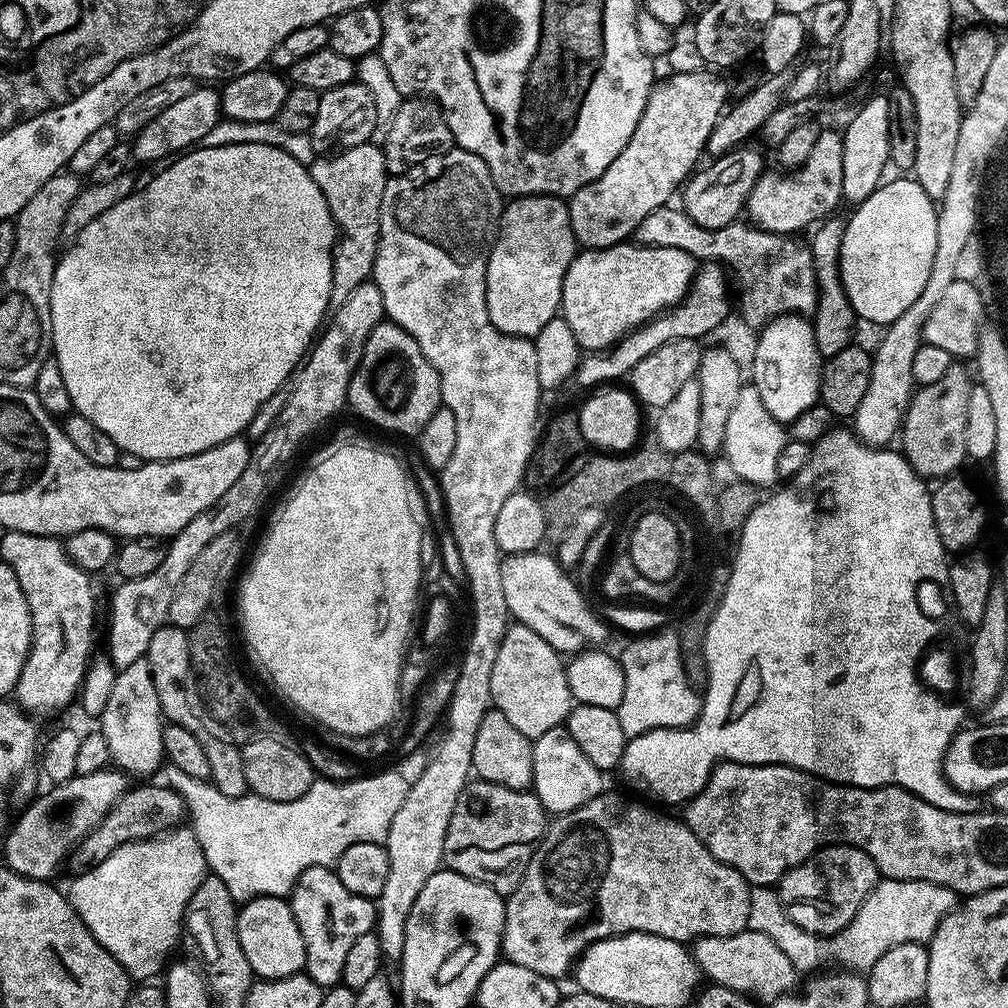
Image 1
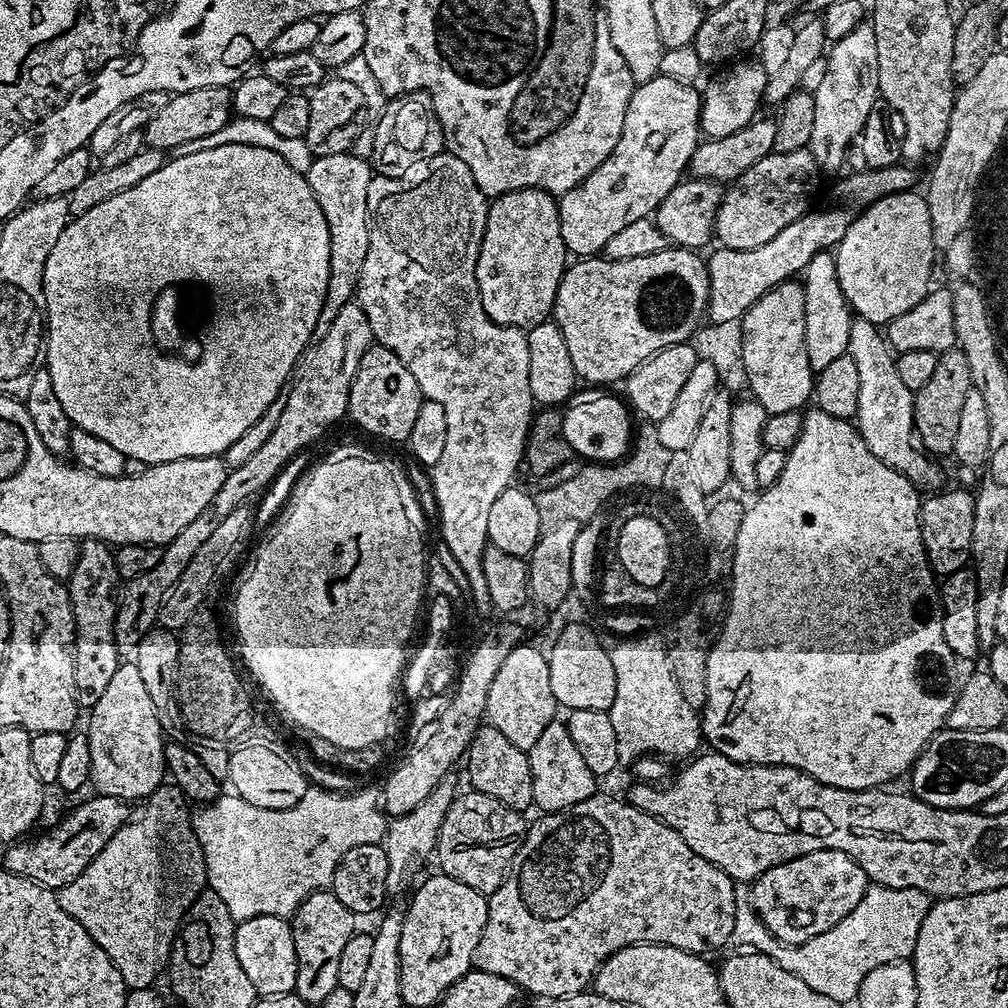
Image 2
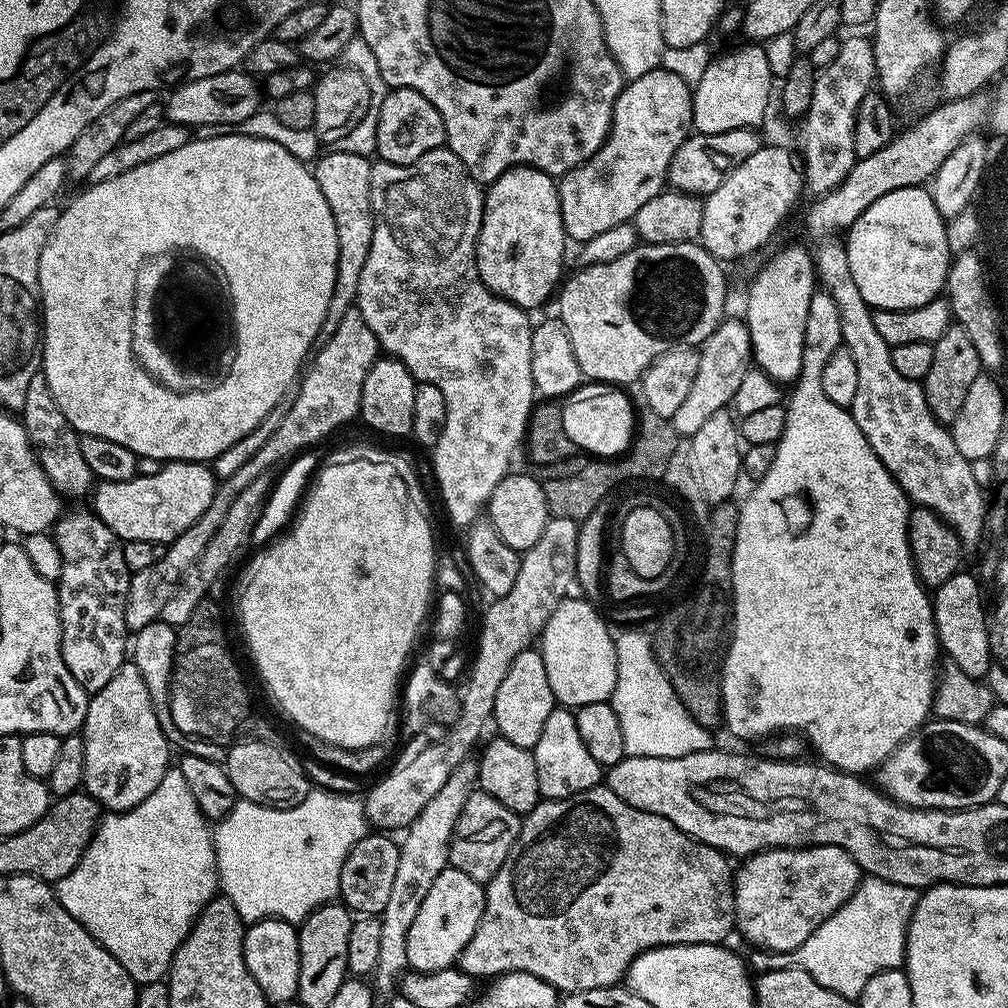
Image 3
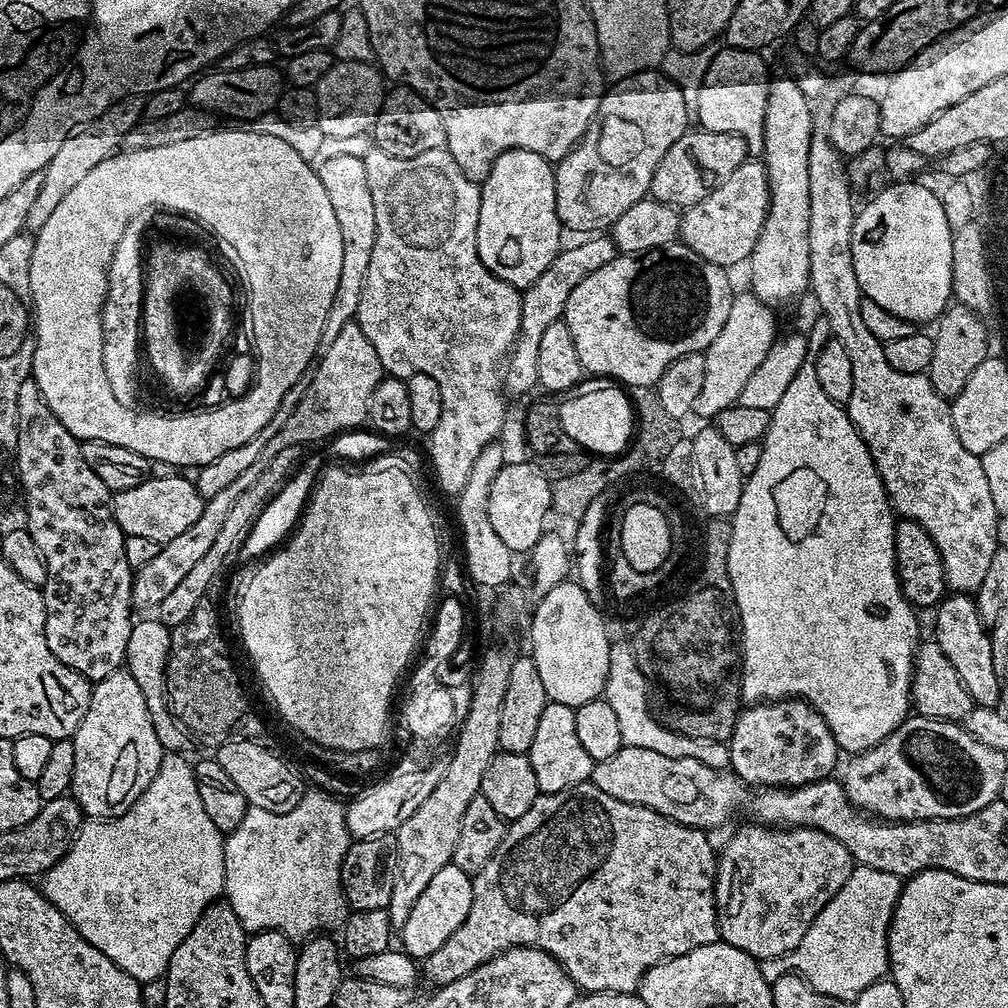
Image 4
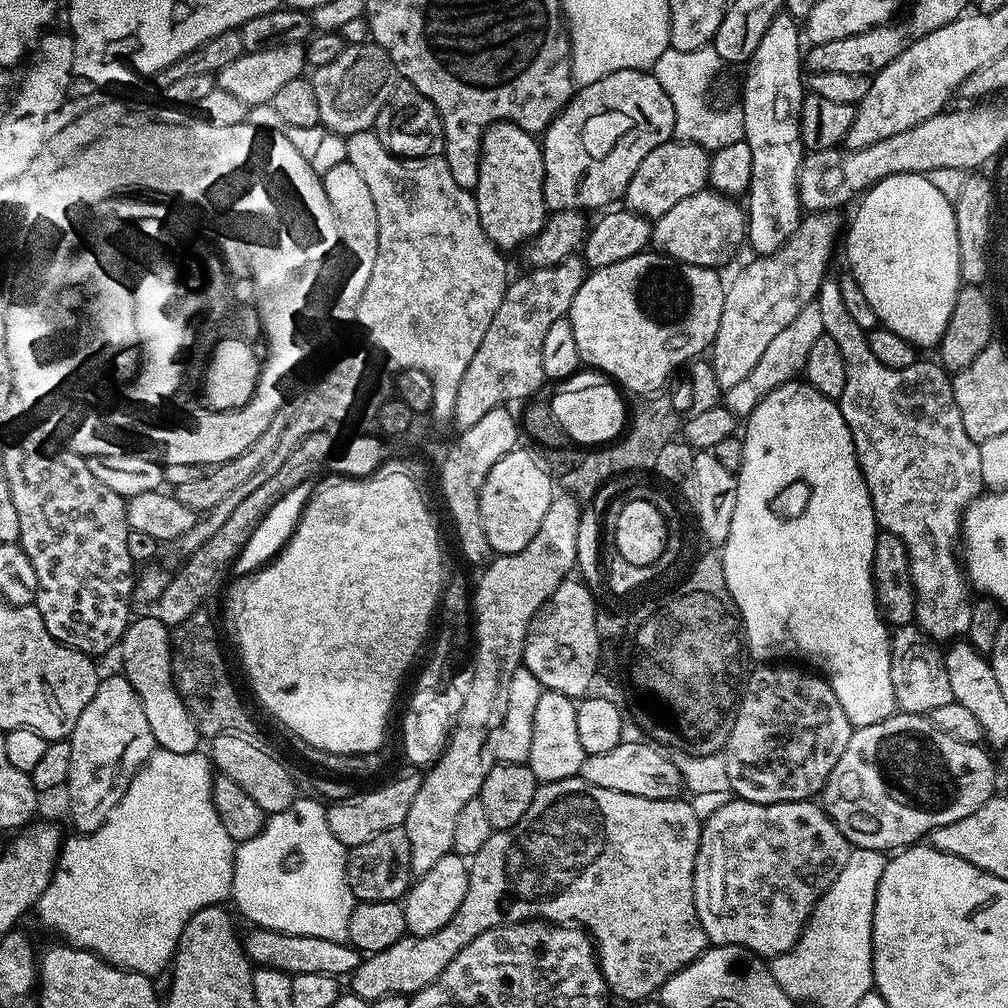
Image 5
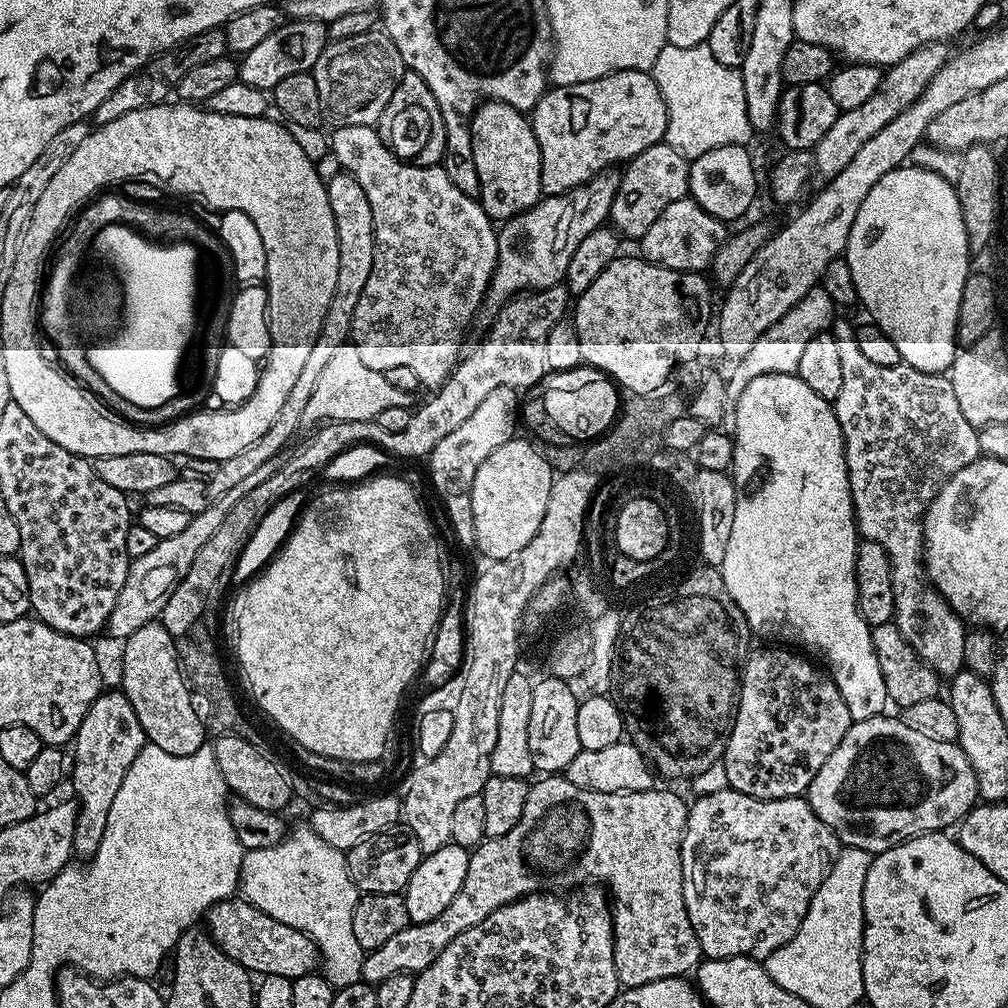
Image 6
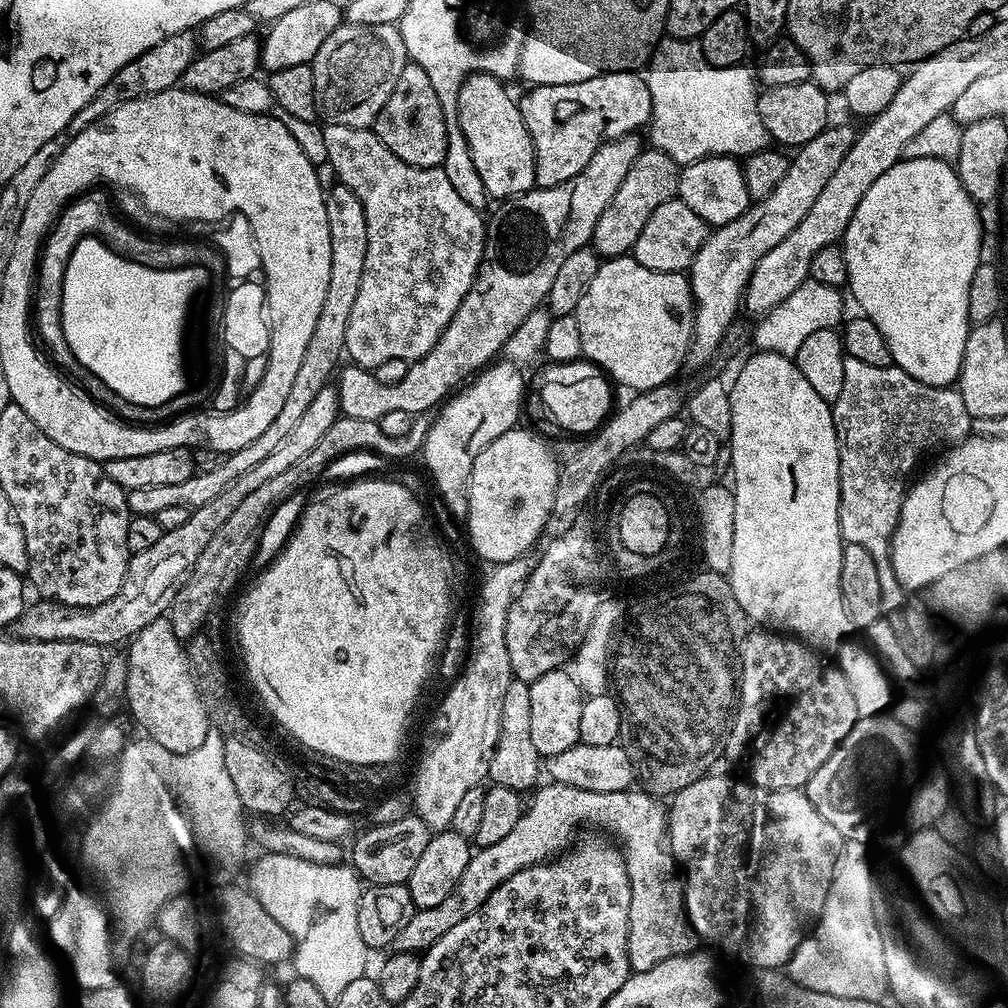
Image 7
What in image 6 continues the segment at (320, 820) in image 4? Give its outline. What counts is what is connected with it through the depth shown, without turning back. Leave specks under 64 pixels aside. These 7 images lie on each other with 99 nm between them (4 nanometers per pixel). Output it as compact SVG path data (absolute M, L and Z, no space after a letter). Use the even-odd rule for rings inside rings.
M301 826L293 832L291 829L290 835L278 842L278 846L266 846L266 850L253 852L245 851L239 891L243 899L250 901L258 910L270 914L270 918L302 930L313 940L320 951L322 974L332 983L333 989L339 990L361 983L366 953L362 946L358 946L358 938L354 938L354 906L358 899L356 883L348 873L345 853L322 842L322 838L318 838L312 828Z

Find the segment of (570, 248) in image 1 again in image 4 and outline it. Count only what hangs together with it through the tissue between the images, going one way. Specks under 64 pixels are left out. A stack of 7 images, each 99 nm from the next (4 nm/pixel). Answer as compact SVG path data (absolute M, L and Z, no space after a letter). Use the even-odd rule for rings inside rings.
M511 148L494 162L490 174L480 185L480 209L478 210L478 258L498 278L510 282L518 289L529 288L538 279L538 274L554 262L560 253L562 225L556 209L556 173L553 165L534 150Z

